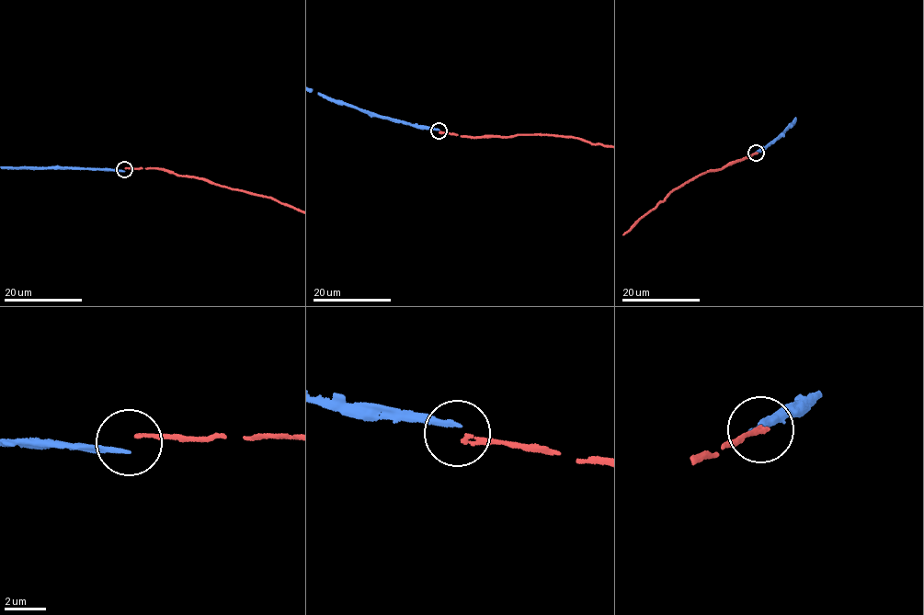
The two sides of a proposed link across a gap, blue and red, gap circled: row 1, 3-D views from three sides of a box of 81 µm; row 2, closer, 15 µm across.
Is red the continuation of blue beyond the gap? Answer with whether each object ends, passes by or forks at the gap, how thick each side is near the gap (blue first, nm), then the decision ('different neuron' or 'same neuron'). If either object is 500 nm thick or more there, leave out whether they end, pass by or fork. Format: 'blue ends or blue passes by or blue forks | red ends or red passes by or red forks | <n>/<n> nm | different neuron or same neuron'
blue ends | red ends | 280/200 nm | different neuron

